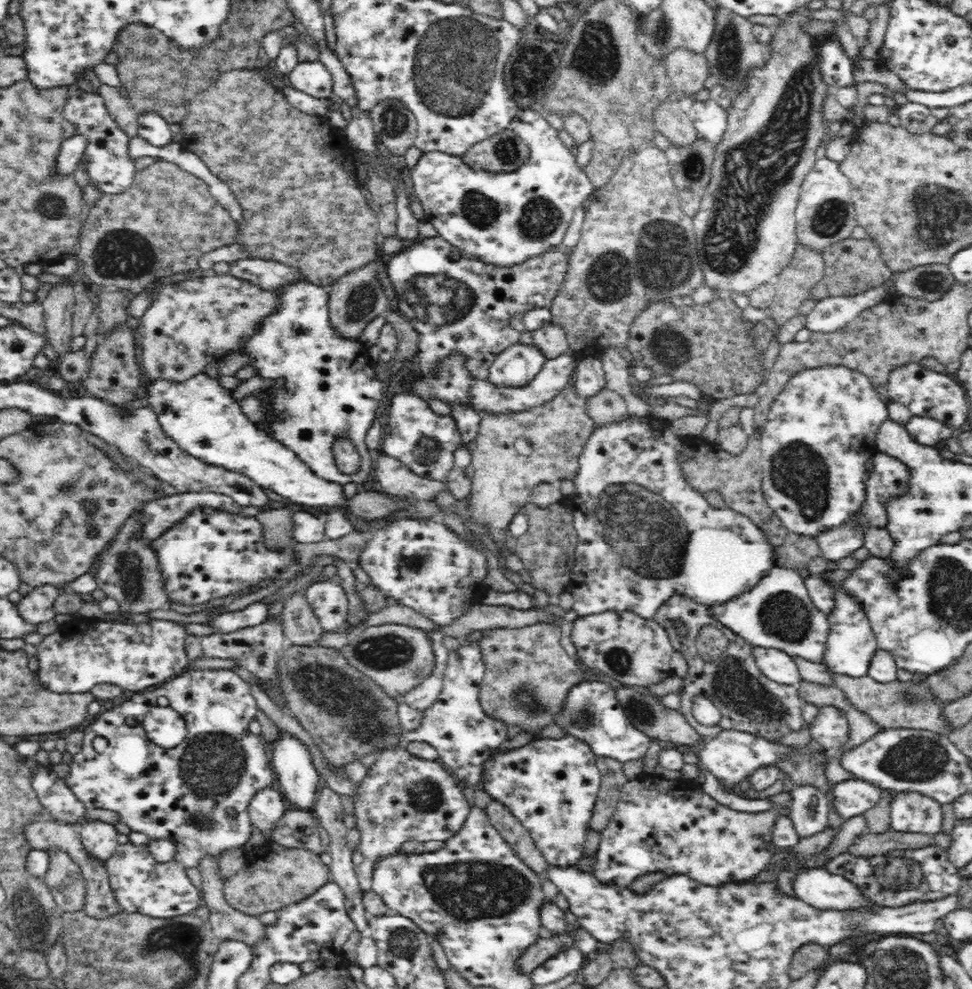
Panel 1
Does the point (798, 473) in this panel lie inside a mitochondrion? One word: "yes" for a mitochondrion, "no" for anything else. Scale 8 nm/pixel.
yes

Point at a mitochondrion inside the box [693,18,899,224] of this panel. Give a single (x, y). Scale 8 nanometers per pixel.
(728, 47)

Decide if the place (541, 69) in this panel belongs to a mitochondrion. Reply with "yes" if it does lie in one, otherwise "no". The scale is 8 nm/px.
yes

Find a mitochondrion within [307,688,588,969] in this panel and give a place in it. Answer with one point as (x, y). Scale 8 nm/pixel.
(469, 891)

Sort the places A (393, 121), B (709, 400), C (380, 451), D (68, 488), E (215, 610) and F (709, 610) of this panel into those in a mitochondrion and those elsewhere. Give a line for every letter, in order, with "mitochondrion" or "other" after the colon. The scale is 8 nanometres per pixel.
A: mitochondrion
B: other
C: other
D: mitochondrion
E: other
F: other

